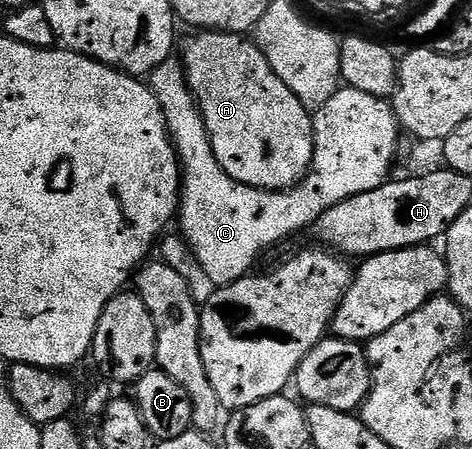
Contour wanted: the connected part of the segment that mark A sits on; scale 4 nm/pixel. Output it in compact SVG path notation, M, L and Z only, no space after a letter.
M202 30L194 34L183 48L181 45L180 63L186 73L186 87L202 112L216 162L220 162L231 178L250 188L269 188L271 192L281 192L302 183L313 160L312 112L277 77L253 39L242 34Z

